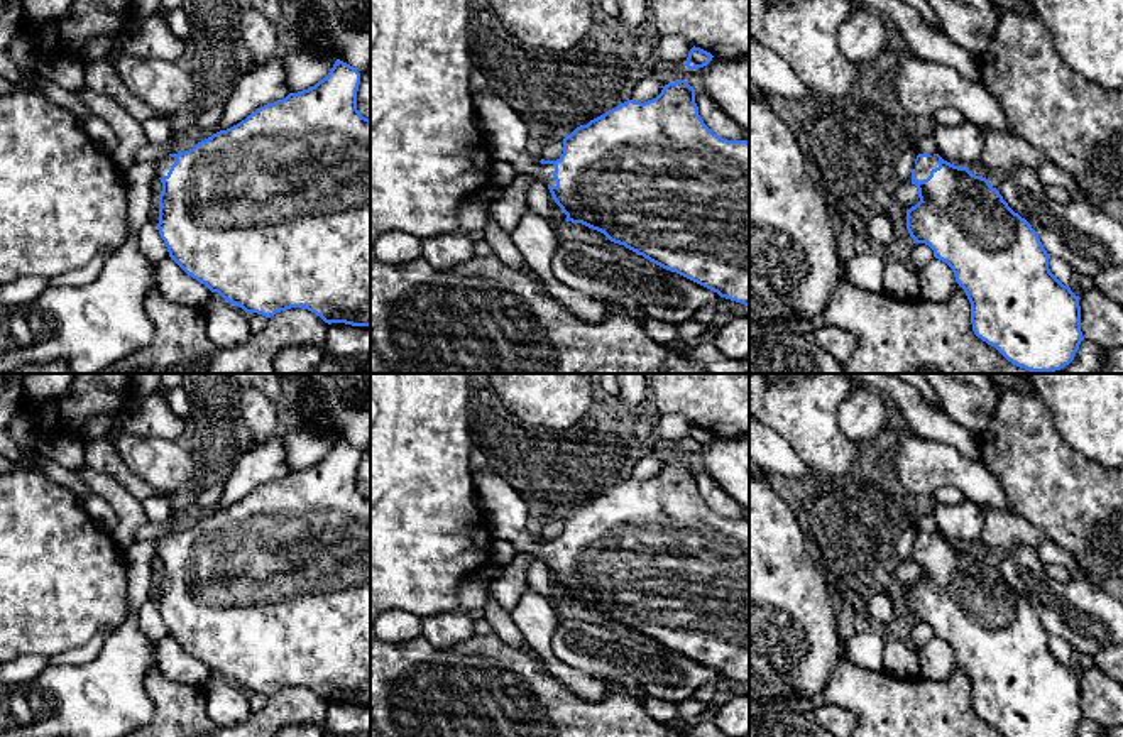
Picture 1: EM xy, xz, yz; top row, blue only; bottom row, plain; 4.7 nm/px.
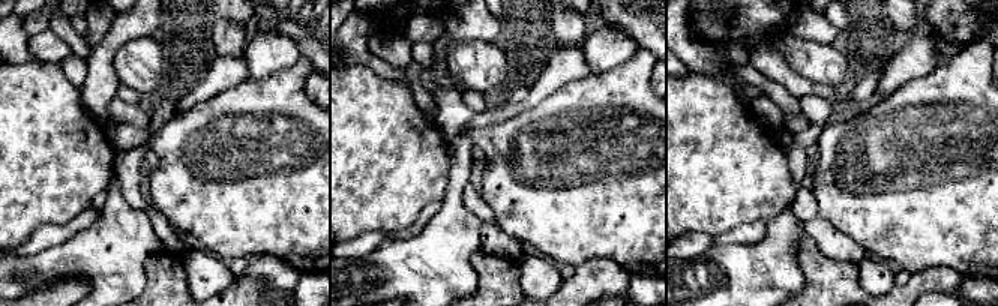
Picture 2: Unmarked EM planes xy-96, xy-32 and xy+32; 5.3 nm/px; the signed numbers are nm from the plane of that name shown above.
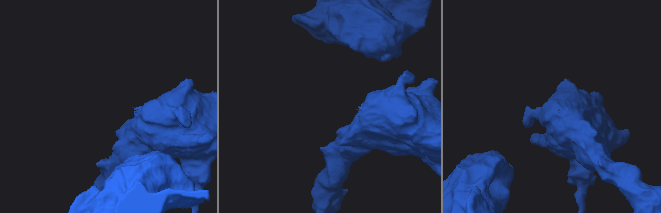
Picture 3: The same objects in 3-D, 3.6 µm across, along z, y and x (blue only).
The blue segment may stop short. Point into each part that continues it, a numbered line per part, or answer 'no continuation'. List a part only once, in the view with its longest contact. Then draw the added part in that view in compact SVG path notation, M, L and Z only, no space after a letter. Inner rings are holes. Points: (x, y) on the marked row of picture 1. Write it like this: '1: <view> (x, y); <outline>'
1: yz (924, 164); M918 157L917 164L913 166L915 169L915 179L923 181L930 176L930 171L939 167L939 157Z

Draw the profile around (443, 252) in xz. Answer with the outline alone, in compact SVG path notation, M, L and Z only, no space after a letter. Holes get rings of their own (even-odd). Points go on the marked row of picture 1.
M458 232L421 240L421 257L436 269L452 269L470 260L474 254L470 233Z

